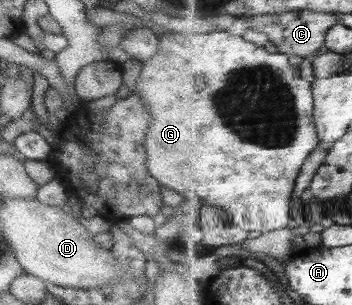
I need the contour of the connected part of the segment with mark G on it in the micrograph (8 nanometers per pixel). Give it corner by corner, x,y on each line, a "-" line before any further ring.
214,31
203,34
181,34
163,32
158,39
156,53
145,60
134,84
134,92
141,97
147,107
151,120
145,132
143,143
146,156
146,169
151,177
157,180
162,190
171,199
199,198
205,206
222,207
230,215
235,226
247,231
260,231
266,234
286,228
291,223
291,197
299,174
306,165
307,158
319,146
317,125
315,125
315,101
313,83
297,77
297,69
289,63
287,54
267,53
264,47
245,41
243,37
233,35
228,31

